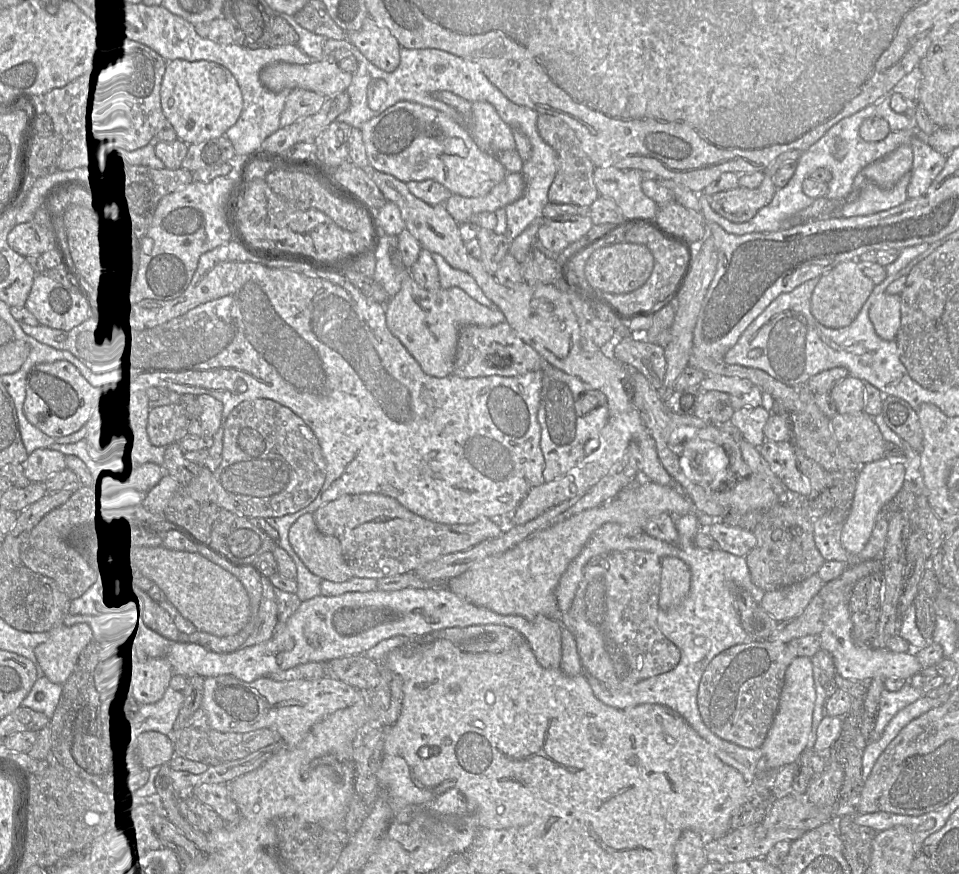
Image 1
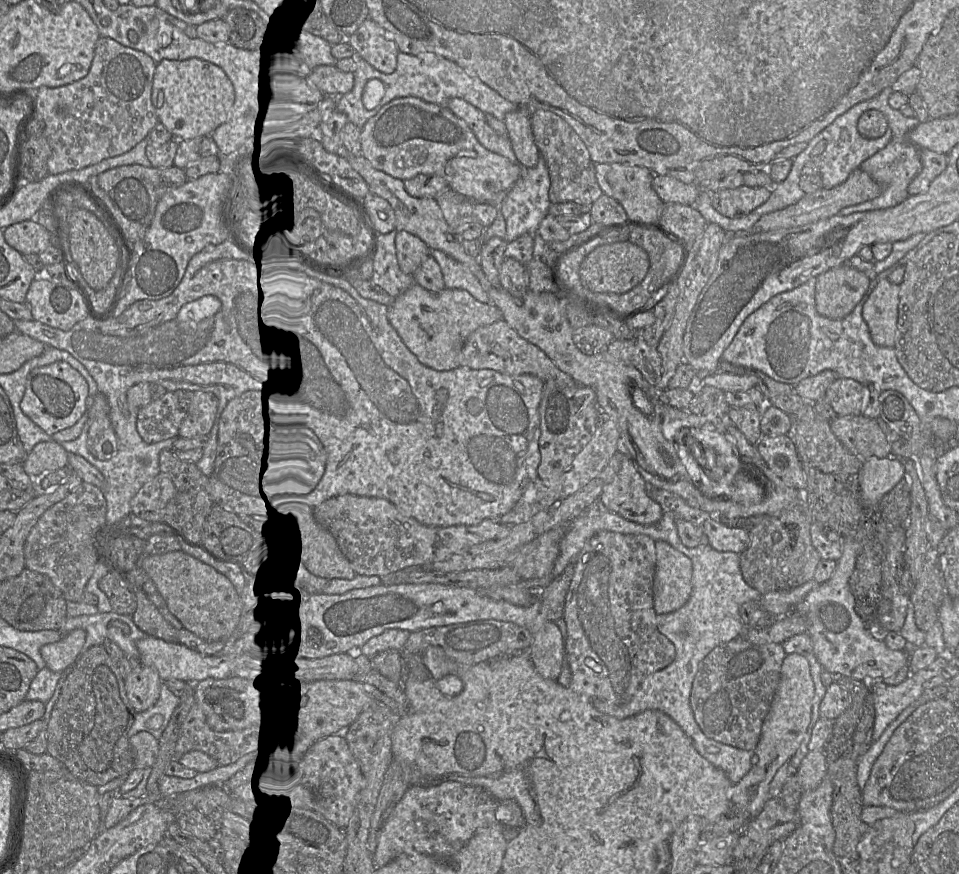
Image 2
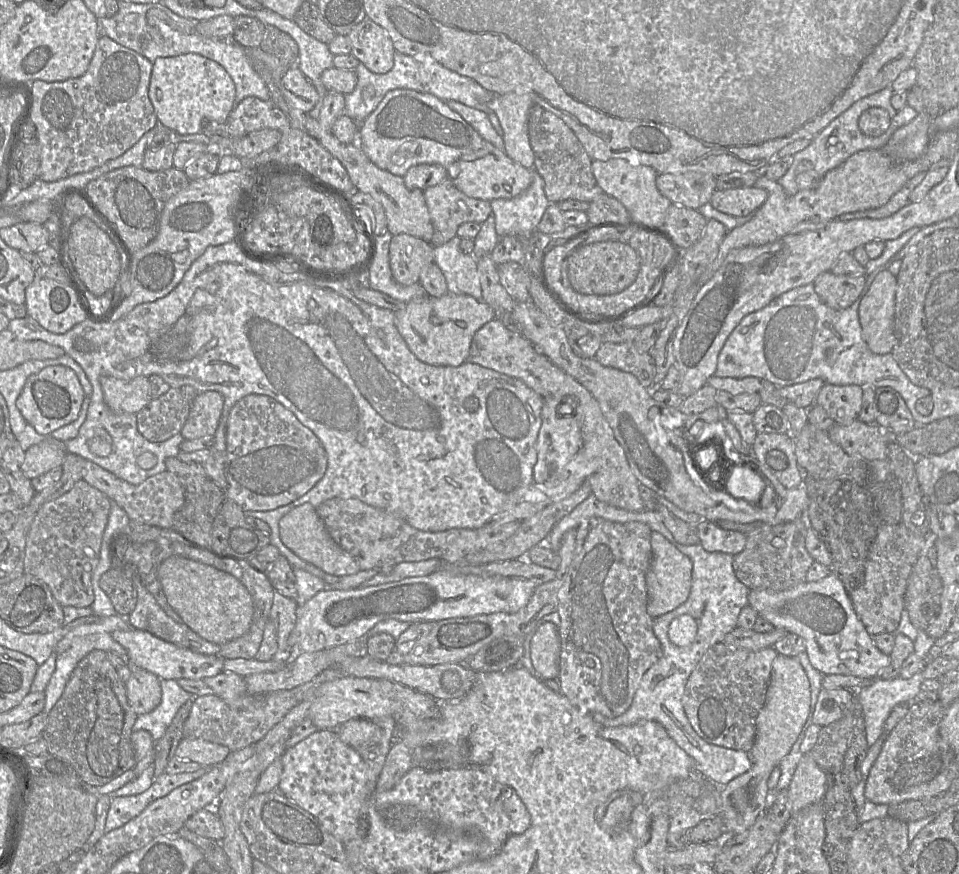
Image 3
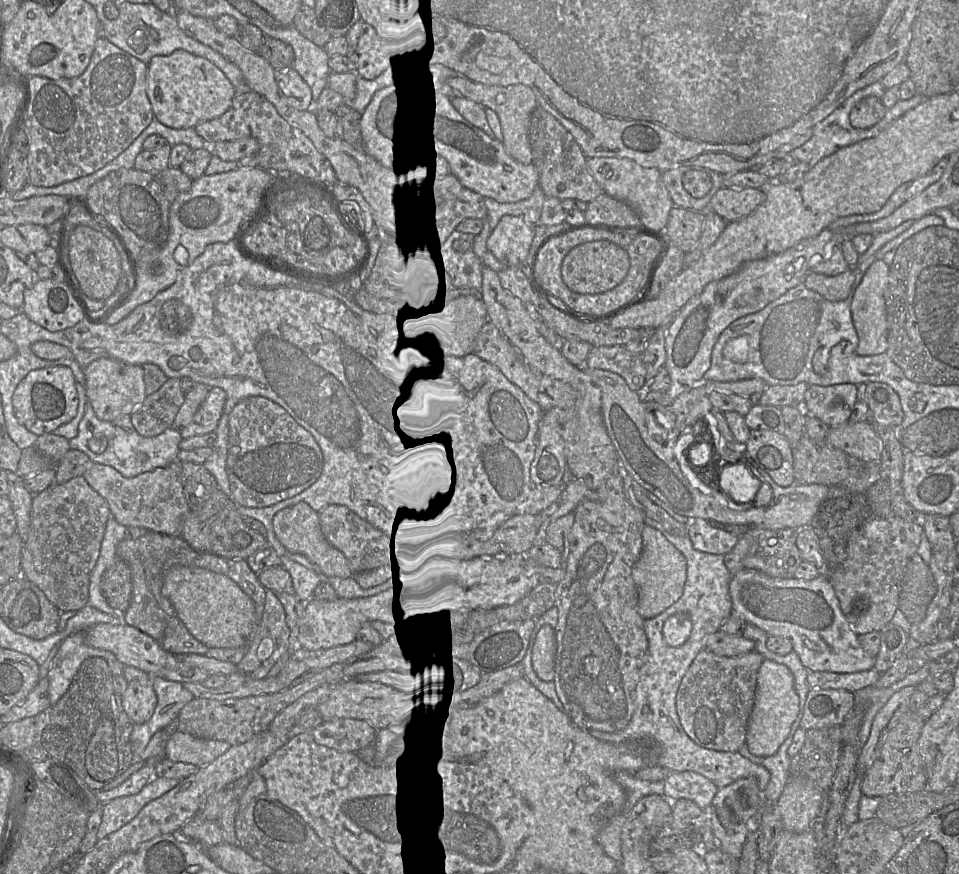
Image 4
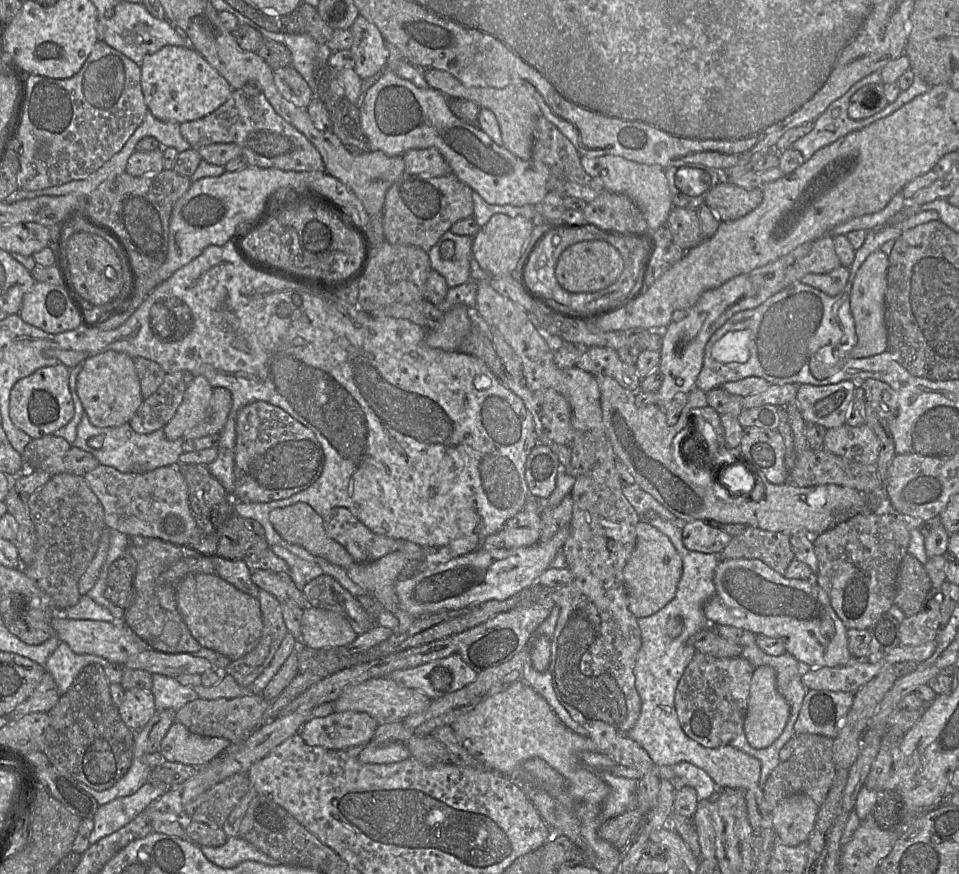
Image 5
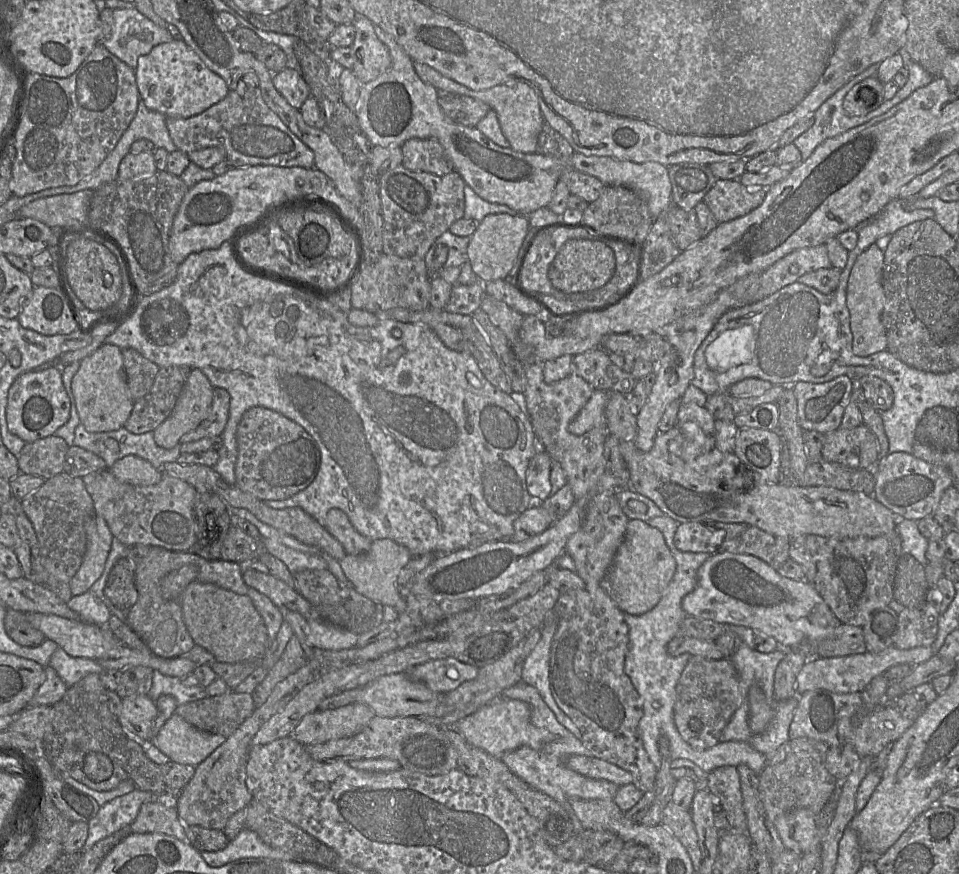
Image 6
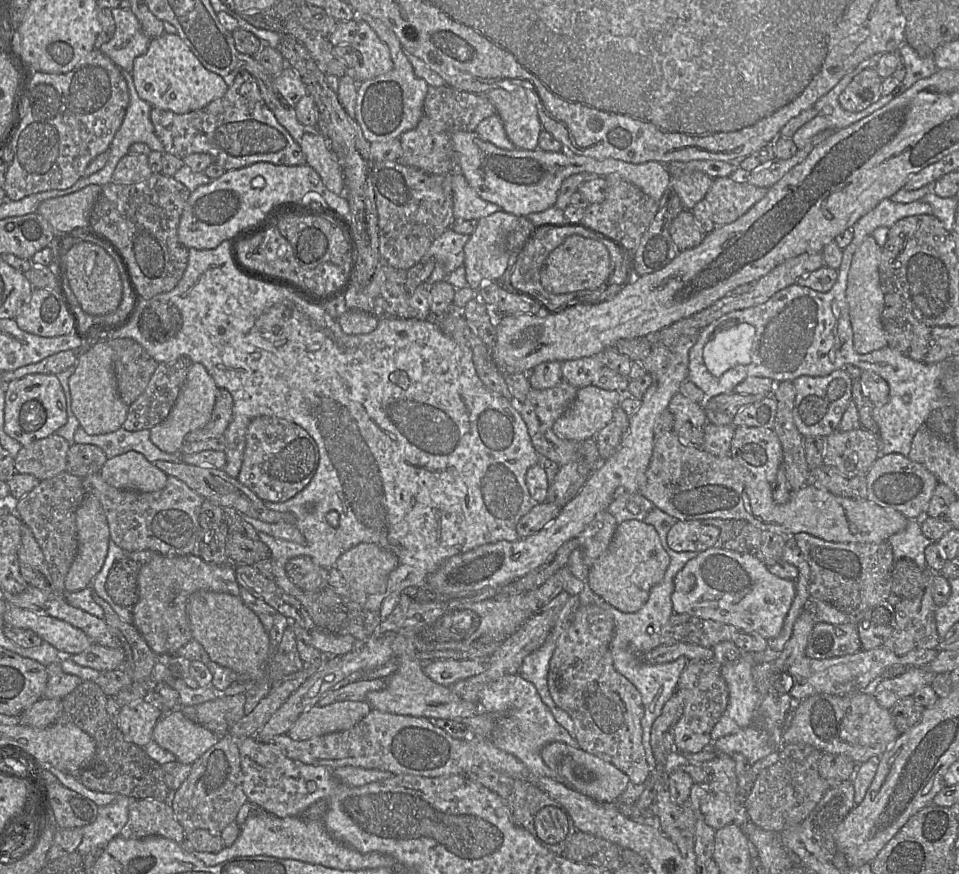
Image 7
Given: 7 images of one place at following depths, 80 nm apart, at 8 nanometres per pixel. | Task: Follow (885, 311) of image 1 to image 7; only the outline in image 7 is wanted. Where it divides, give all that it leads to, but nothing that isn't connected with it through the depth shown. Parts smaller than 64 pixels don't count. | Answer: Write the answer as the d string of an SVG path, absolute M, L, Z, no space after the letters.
M873 235L867 236L855 251L848 273L846 299L853 330L853 344L857 353L866 354L888 345L882 325L884 295L880 286L879 265L882 248Z

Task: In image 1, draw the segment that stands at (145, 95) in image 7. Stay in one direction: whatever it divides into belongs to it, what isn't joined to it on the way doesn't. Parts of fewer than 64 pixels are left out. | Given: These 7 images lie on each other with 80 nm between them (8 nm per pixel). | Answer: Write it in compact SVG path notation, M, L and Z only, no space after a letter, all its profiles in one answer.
M206 60L166 62L159 91L160 104L177 139L187 145L196 145L224 135L237 122L243 108L241 90L231 72L218 63Z

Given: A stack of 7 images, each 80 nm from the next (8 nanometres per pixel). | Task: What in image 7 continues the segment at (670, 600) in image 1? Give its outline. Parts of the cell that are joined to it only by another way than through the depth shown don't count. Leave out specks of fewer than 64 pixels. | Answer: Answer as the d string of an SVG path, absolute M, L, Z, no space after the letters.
M627 520L617 526L608 549L589 569L588 584L596 595L617 610L635 613L647 602L651 588L663 579L669 564L670 557L654 526Z

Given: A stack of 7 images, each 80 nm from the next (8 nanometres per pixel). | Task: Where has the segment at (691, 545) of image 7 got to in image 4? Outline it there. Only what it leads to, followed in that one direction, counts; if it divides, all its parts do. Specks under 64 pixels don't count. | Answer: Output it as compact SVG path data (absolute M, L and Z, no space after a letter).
M697 518L691 521L692 523L688 527L688 536L696 550L725 555L738 542L738 536L711 526L706 519Z

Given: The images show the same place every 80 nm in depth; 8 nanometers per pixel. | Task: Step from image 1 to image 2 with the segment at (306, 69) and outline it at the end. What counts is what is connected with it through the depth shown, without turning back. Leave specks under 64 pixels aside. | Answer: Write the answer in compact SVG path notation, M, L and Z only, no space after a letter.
M321 65L304 71L304 79L324 96L339 97L354 86L352 72L343 72L334 65Z

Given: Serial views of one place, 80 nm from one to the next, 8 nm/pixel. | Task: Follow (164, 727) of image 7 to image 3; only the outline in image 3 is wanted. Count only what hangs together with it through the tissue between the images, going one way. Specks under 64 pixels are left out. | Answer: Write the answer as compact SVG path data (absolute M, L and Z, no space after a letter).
M183 738L176 748L174 757L199 763L201 766L214 766L229 755L228 747L203 739Z

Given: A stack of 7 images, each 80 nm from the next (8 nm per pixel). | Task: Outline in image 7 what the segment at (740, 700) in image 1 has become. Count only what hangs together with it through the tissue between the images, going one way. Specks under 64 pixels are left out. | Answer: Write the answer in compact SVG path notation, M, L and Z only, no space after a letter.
M689 661L680 675L677 691L684 691L685 706L674 729L674 749L681 753L698 753L712 744L711 731L726 710L729 698L727 684L715 661Z

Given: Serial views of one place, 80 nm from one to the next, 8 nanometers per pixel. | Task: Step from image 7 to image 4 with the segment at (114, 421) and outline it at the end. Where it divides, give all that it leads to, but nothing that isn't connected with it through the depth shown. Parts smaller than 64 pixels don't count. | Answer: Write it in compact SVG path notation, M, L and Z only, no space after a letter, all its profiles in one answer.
M99 358L84 368L84 376L87 399L100 420L110 422L131 415L146 398L142 366Z

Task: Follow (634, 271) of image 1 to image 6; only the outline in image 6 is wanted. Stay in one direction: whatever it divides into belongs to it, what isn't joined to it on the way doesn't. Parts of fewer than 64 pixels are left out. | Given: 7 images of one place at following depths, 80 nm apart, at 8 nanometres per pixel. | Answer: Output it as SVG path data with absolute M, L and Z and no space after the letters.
M570 239L567 242L564 243L564 245L559 249L557 252L554 260L549 266L548 269L548 278L553 285L554 288L557 290L564 292L564 293L576 293L576 292L586 292L586 291L591 291L595 290L598 288L601 288L604 286L611 278L614 278L615 275L615 269L616 269L616 259L615 259L615 249L611 249L606 243L600 240L593 240L593 239Z

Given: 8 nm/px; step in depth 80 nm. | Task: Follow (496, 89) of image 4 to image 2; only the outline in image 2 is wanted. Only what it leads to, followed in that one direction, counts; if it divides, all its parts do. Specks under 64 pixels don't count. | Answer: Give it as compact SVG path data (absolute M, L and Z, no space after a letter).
M519 107L515 111L507 113L503 120L512 150L522 168L535 166L540 158L540 152L532 134L532 110L536 109Z

